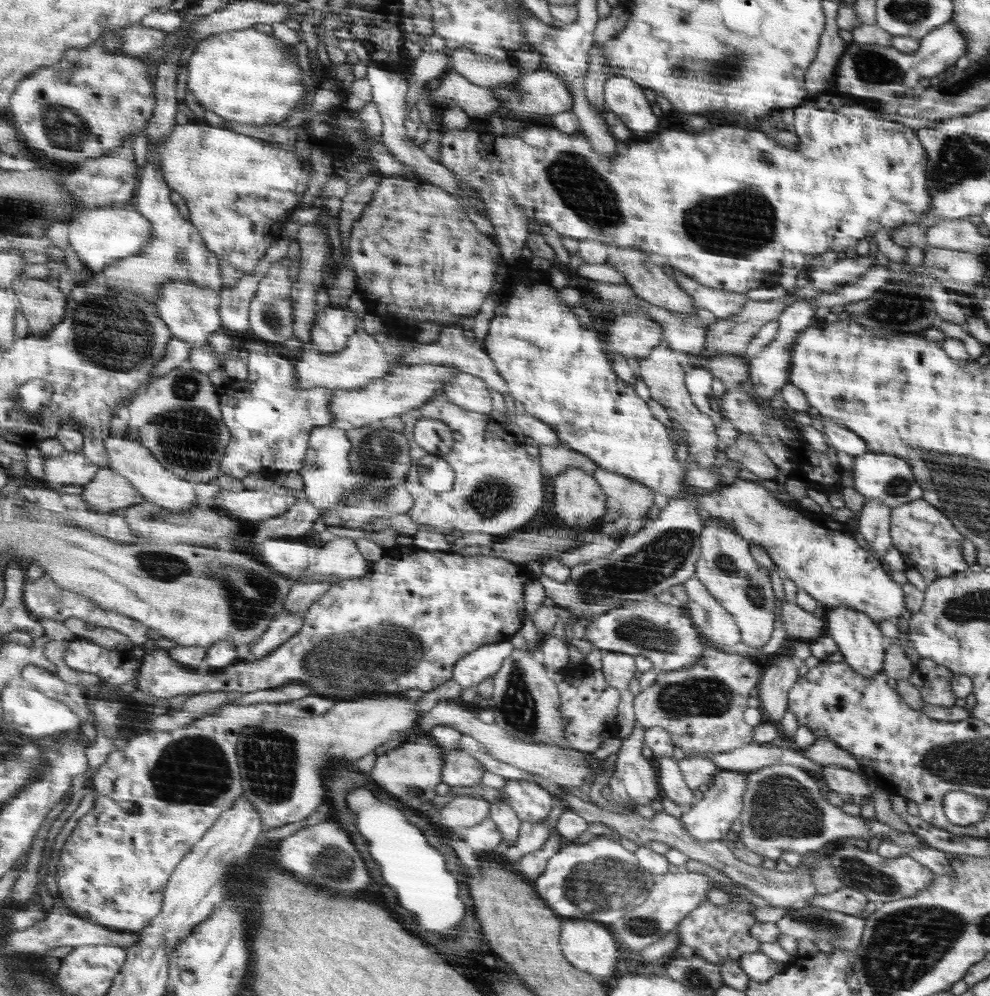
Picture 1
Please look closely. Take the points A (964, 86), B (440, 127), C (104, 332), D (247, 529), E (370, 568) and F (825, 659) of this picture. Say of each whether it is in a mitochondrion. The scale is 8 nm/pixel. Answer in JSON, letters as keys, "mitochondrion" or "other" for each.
{"A":"mitochondrion","B":"other","C":"mitochondrion","D":"other","E":"other","F":"other"}

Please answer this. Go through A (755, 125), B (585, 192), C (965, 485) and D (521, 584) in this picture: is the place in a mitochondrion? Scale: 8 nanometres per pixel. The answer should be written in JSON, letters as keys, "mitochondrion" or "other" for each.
{"A":"other","B":"mitochondrion","C":"mitochondrion","D":"other"}

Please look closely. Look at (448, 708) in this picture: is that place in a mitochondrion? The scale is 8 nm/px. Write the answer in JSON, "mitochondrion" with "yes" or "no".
{"mitochondrion":"no"}

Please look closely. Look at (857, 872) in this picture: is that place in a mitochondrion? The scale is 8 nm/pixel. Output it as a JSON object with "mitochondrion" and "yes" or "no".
{"mitochondrion":"yes"}

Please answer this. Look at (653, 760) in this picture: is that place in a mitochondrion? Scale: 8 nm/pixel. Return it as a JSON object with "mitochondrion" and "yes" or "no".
{"mitochondrion":"no"}

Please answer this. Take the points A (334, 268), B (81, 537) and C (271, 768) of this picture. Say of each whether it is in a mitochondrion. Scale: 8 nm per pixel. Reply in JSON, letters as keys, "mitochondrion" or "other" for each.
{"A":"other","B":"other","C":"mitochondrion"}

